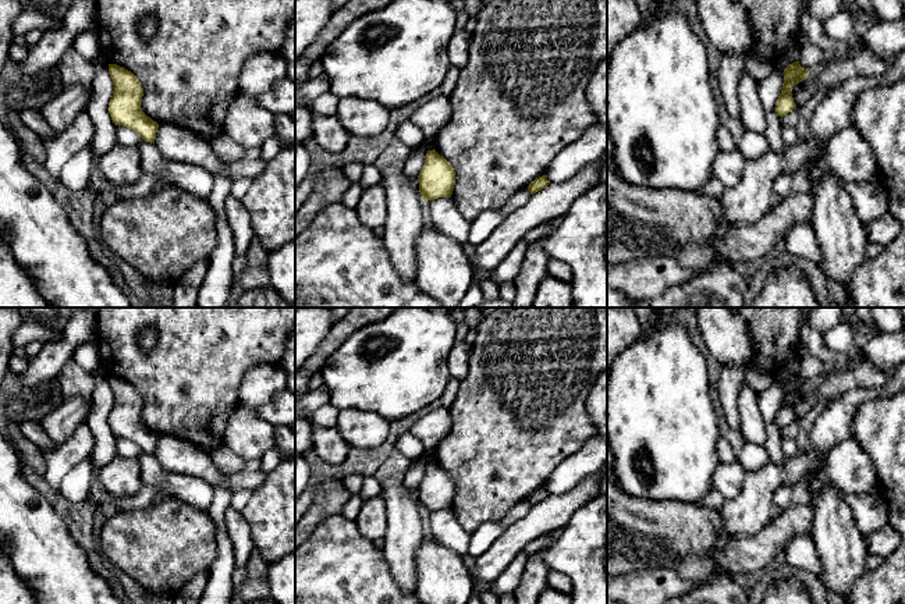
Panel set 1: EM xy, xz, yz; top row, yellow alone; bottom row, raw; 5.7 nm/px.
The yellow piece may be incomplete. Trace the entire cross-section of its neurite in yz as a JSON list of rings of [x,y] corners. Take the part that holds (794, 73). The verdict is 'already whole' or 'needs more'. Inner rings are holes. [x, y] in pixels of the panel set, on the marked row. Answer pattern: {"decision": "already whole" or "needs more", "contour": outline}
{"decision": "already whole", "contour": [[[795,61],[789,64],[784,70],[784,84],[781,93],[776,102],[776,113],[782,118],[792,110],[796,110],[794,97],[792,97],[792,86],[795,84],[802,82],[805,78],[808,78],[809,71],[802,68],[799,61]]]}

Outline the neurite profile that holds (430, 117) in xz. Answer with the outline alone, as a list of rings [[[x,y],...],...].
[[[439,96],[419,106],[409,118],[419,127],[425,139],[434,138],[451,117],[451,102],[446,96]]]

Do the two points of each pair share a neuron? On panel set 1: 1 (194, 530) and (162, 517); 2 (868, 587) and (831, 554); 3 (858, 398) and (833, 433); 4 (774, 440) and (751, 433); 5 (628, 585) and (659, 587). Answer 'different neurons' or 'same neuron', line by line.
1: same neuron
2: different neurons
3: same neuron
4: different neurons
5: same neuron

